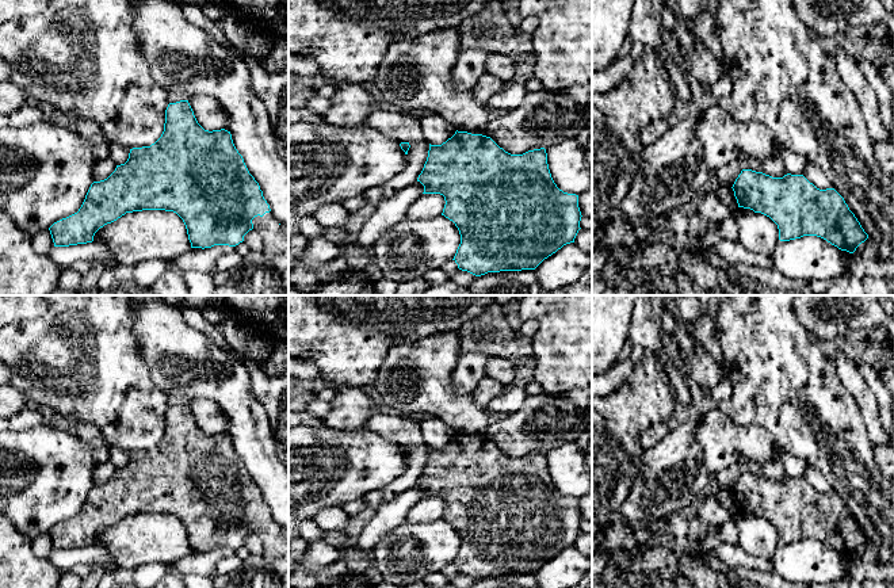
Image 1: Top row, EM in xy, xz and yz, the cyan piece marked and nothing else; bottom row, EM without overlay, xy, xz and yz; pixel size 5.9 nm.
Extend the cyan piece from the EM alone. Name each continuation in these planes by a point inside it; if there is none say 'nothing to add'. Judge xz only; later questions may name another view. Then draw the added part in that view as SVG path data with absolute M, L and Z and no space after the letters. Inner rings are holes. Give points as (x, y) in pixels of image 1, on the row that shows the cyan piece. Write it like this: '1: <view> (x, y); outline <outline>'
nothing to add

